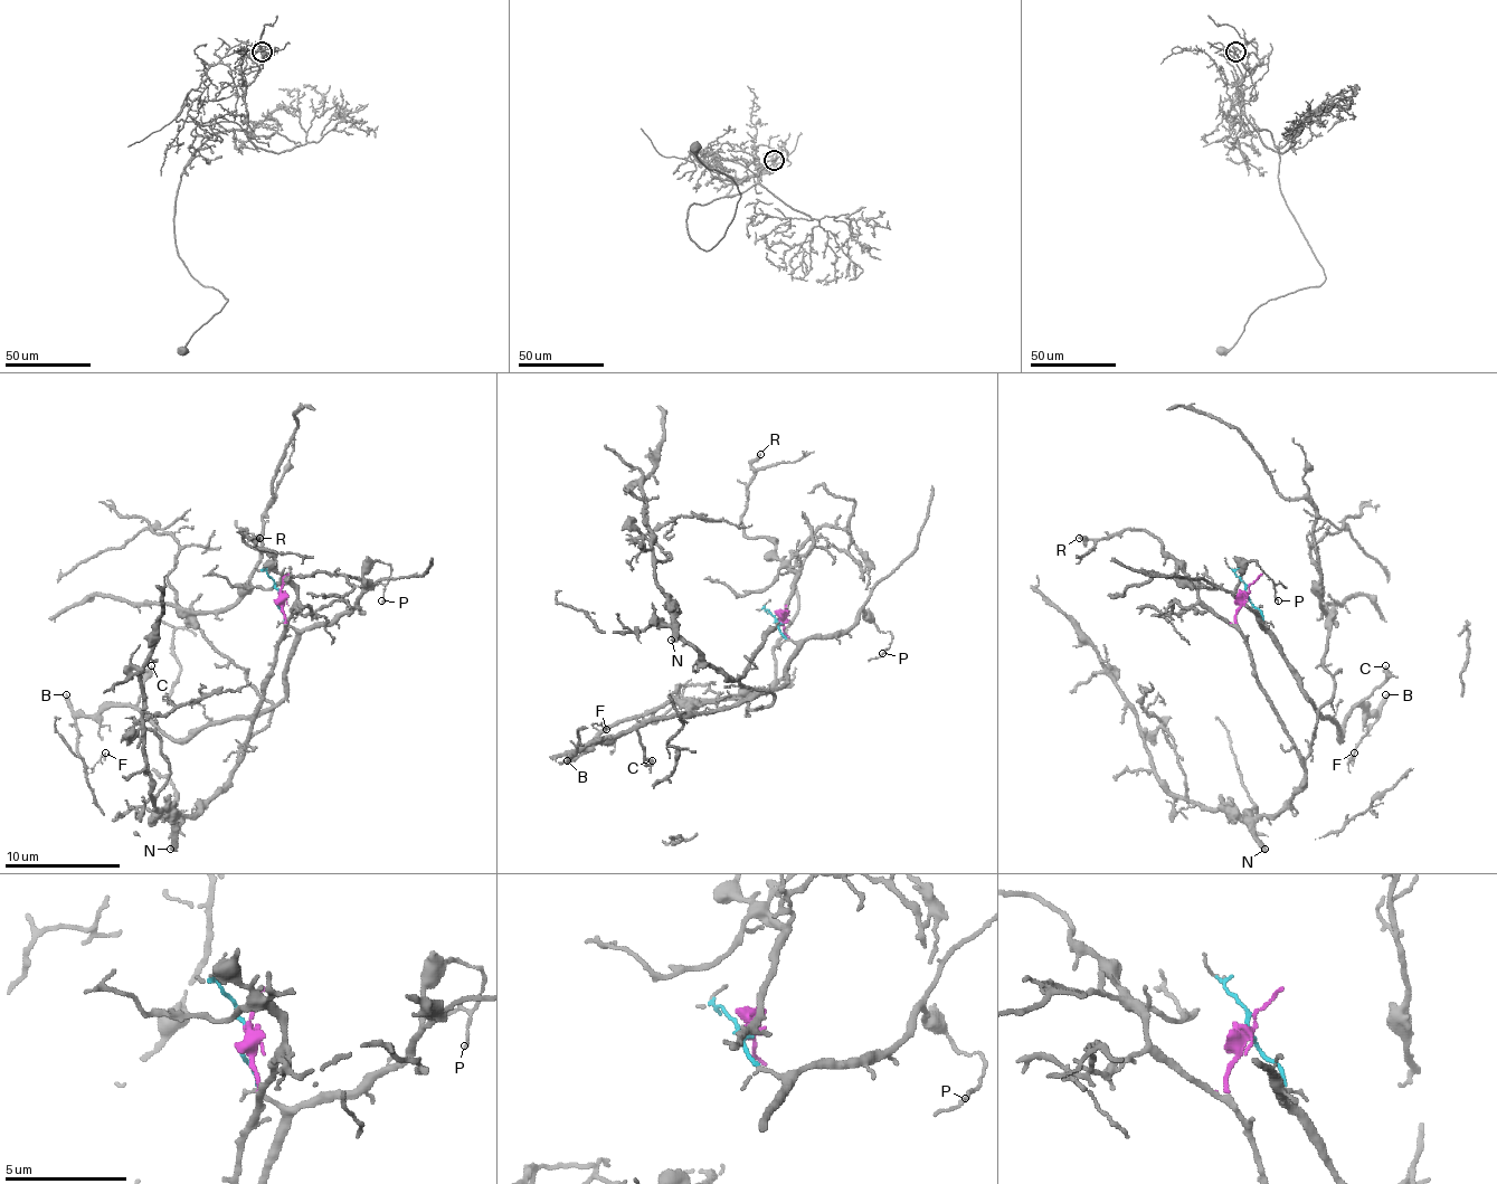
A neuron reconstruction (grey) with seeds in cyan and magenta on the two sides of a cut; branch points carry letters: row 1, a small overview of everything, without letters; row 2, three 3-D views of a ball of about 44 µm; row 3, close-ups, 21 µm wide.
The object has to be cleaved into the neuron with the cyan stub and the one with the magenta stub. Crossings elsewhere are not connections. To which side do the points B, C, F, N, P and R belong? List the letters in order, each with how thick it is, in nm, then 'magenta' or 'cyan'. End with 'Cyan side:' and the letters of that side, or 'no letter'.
B: 280 nm | cyan
C: 280 nm | cyan
F: 70 nm | cyan
N: 420 nm | magenta
P: 90 nm | cyan
R: 240 nm | magenta
Cyan side: B, C, F, P

